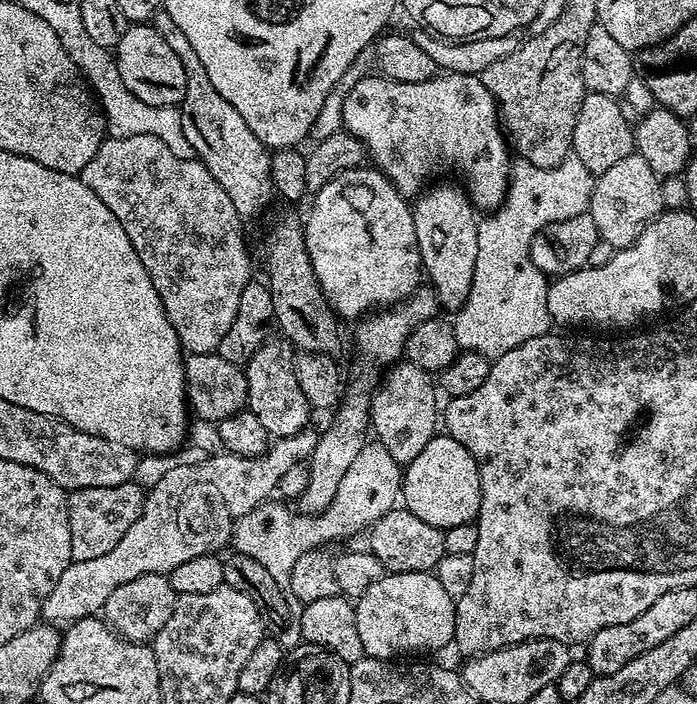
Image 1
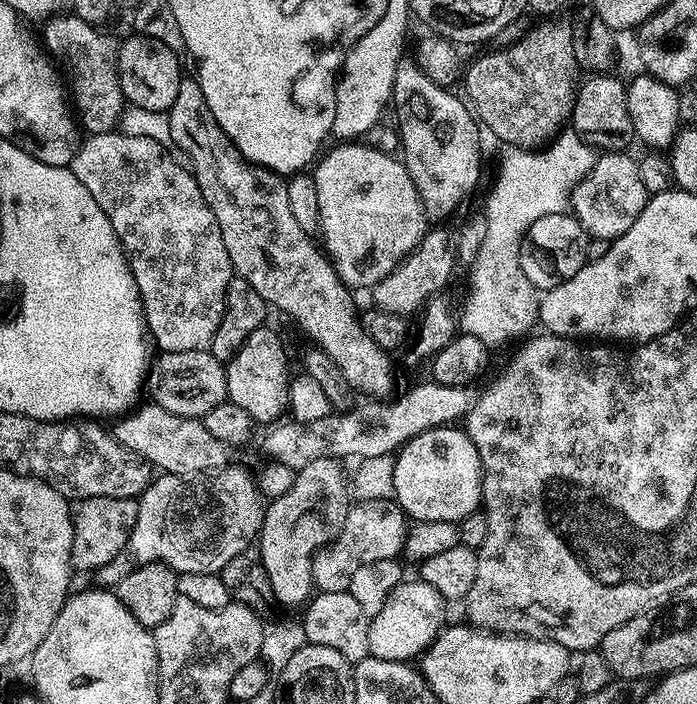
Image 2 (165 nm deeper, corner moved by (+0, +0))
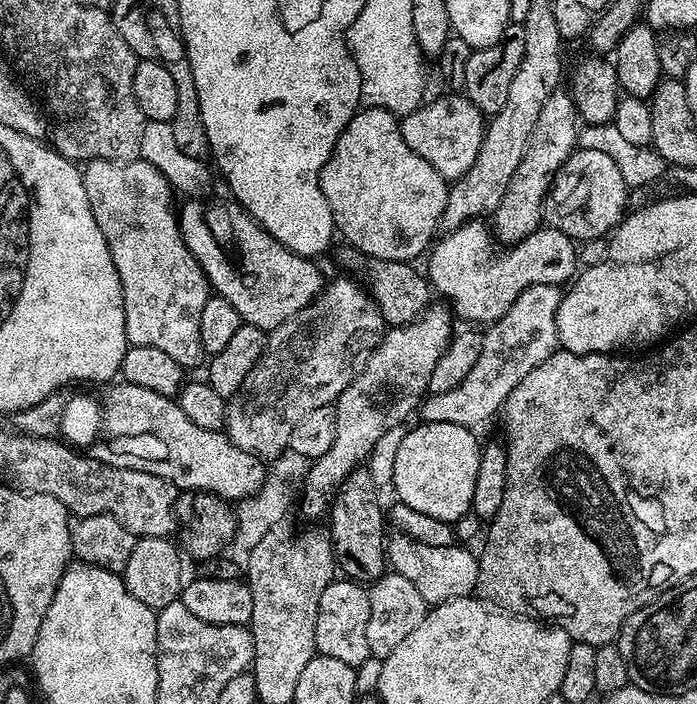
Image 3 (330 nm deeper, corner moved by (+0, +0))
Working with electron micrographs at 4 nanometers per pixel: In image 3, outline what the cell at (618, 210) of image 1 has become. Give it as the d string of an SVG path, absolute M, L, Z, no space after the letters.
M577 147L552 179L544 199L543 223L568 235L575 242L605 238L616 231L629 211L628 193L630 187L626 178L609 153Z

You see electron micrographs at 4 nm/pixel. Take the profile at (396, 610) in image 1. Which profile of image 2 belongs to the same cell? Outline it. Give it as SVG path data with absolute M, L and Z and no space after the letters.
M415 580L401 581L391 592L391 598L378 615L369 623L369 655L382 658L384 661L411 661L419 657L440 634L444 621L445 599L428 583Z

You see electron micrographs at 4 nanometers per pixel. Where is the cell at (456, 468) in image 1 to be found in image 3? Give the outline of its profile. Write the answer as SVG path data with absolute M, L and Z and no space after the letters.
M434 422L433 424L417 423L417 428L409 427L407 440L398 450L395 483L400 483L401 496L399 503L410 506L414 510L422 510L422 514L430 514L430 518L442 518L455 522L472 510L474 498L474 478L478 478L478 462L480 461L481 445L476 444L477 433L471 428L463 428L450 422Z

